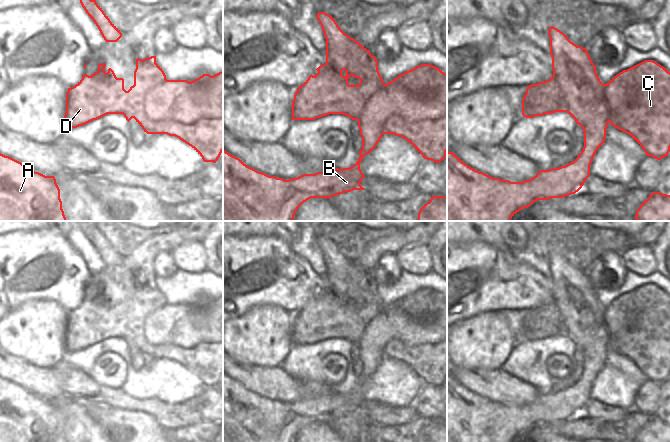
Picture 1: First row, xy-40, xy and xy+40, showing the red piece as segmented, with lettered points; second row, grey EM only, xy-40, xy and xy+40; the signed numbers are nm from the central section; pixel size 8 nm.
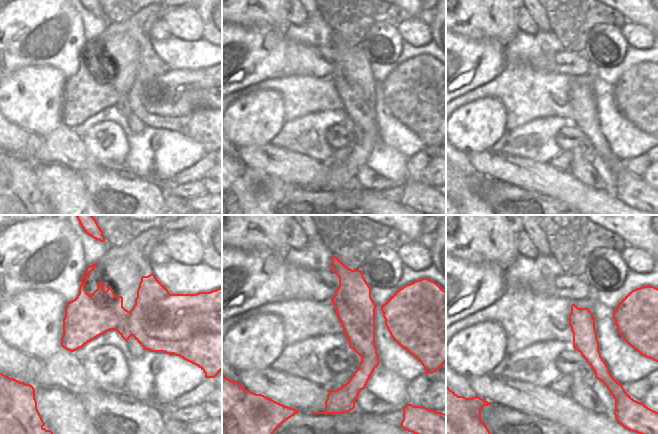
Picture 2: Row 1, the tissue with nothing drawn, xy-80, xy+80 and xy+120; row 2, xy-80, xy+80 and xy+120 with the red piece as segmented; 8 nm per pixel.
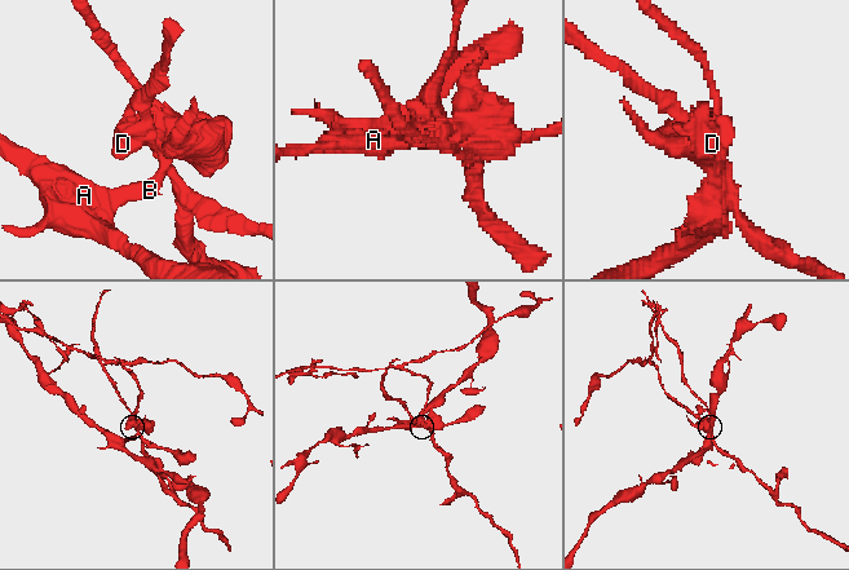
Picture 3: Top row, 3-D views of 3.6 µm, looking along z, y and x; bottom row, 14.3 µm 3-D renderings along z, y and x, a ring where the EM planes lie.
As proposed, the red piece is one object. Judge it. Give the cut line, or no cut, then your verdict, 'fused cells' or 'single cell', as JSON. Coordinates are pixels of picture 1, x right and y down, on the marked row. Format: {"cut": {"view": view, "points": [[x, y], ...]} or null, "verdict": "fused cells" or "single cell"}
{"cut": {"view": "xy+40", "points": [[582, 150], [592, 158]]}, "verdict": "fused cells"}

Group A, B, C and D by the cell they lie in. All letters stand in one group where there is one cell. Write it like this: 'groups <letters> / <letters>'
groups A B / C D

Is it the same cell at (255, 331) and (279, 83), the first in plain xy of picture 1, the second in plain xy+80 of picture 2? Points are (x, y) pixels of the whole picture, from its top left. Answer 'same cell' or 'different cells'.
different cells

